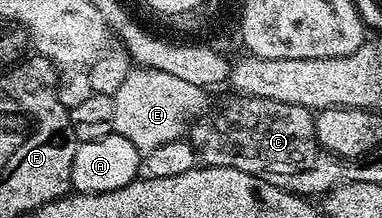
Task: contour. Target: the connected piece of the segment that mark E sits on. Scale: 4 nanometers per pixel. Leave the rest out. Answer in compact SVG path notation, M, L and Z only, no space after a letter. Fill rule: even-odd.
M131 67L113 96L113 131L130 140L142 154L155 150L185 135L184 120L192 122L205 113L204 96L205 89L177 78L175 74L166 74L153 68Z

